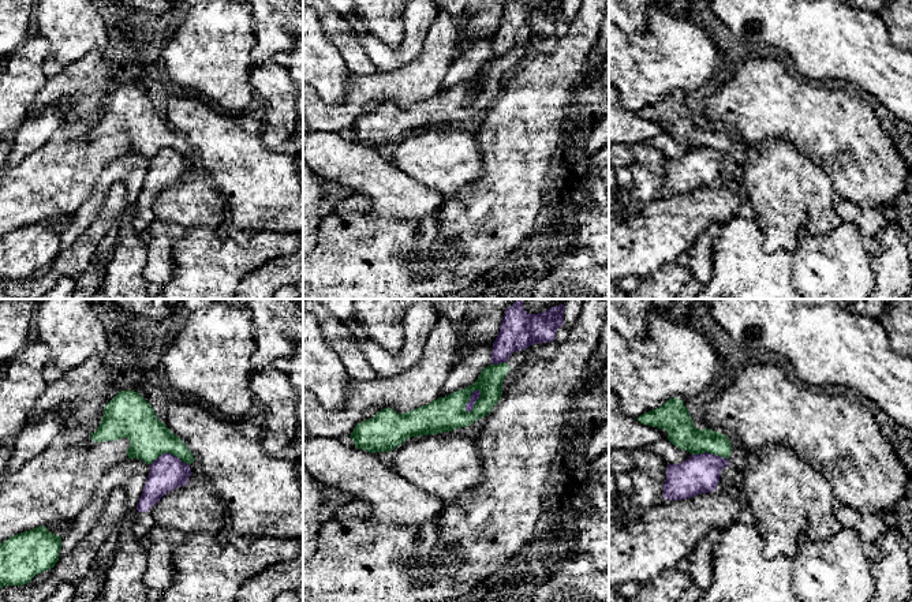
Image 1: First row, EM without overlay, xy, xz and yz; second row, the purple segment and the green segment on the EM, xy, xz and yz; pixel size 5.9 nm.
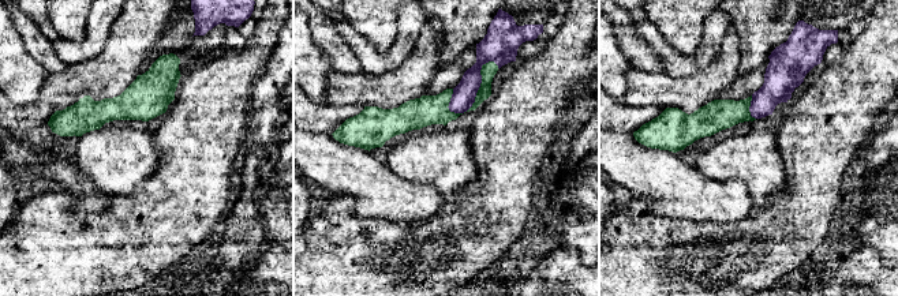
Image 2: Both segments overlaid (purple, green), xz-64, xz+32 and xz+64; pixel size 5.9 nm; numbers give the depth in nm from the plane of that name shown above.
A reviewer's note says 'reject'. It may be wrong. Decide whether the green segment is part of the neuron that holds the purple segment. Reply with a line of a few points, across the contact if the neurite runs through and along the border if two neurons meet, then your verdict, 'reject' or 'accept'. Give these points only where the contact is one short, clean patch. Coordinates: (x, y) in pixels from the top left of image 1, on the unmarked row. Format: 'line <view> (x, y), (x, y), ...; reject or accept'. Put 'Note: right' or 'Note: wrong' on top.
Note: right
reject

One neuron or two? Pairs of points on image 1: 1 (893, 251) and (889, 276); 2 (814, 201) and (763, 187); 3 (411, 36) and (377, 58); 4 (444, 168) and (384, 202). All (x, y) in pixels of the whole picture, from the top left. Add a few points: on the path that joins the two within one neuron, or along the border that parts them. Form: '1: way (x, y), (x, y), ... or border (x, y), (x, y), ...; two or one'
1: way (892, 257), (892, 270); one
2: way (802, 201), (792, 197), (782, 187), (776, 187); one
3: way (407, 45), (395, 58), (387, 58); one
4: border (393, 163), (418, 182), (441, 191), (447, 197); two

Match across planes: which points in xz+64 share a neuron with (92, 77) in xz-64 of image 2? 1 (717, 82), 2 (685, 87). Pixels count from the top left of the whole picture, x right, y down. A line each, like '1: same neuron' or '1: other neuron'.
1: same neuron
2: same neuron

